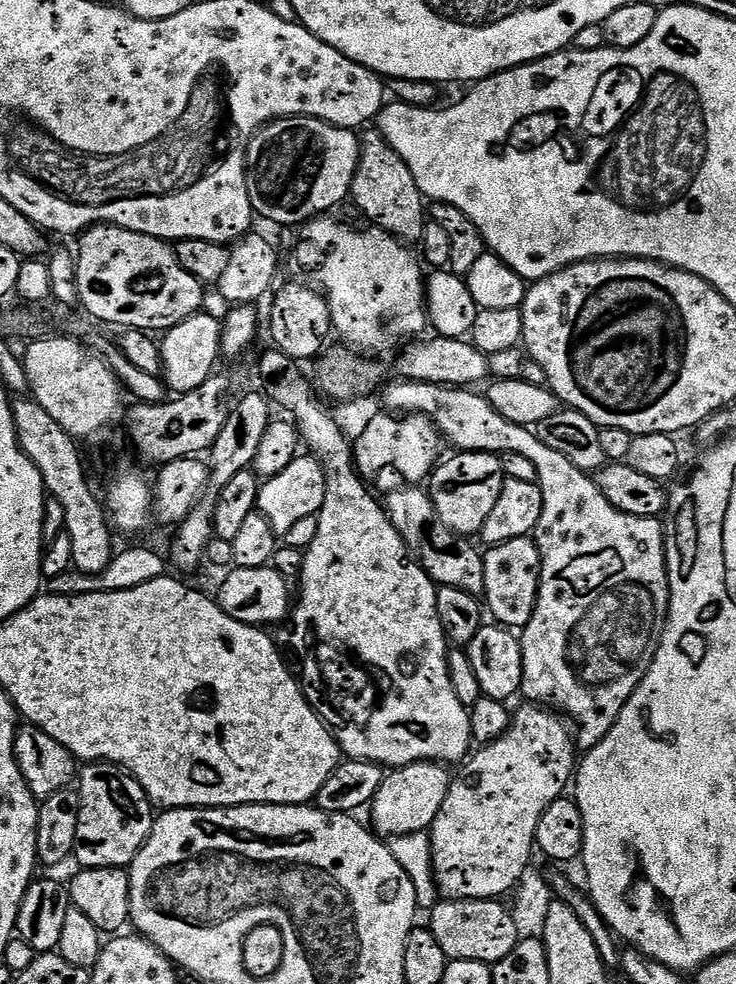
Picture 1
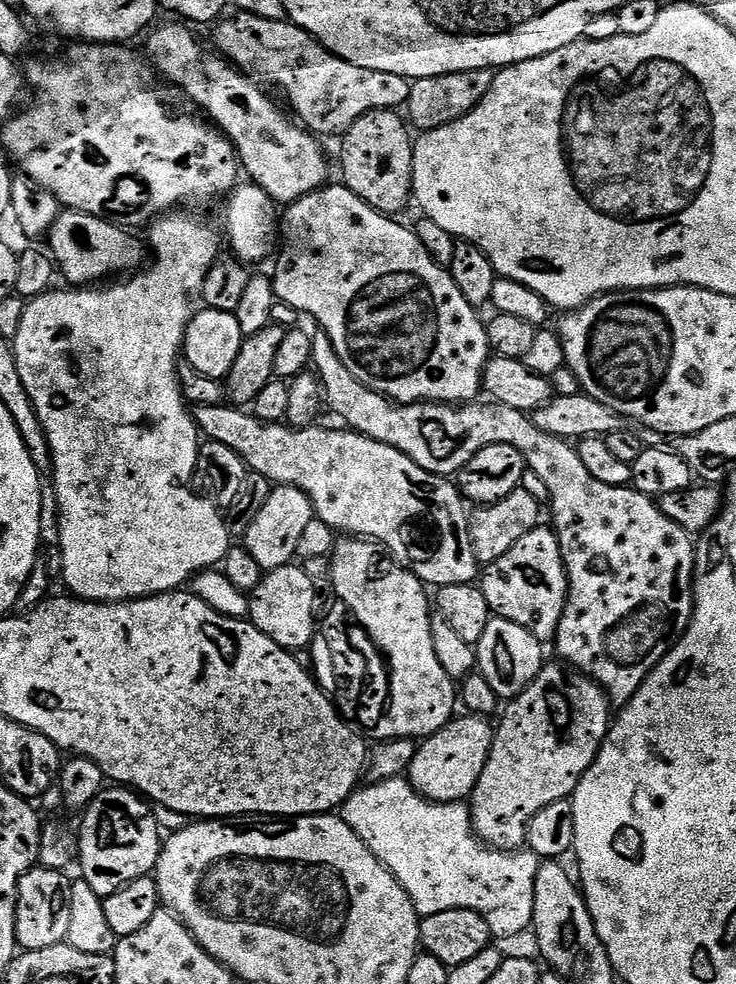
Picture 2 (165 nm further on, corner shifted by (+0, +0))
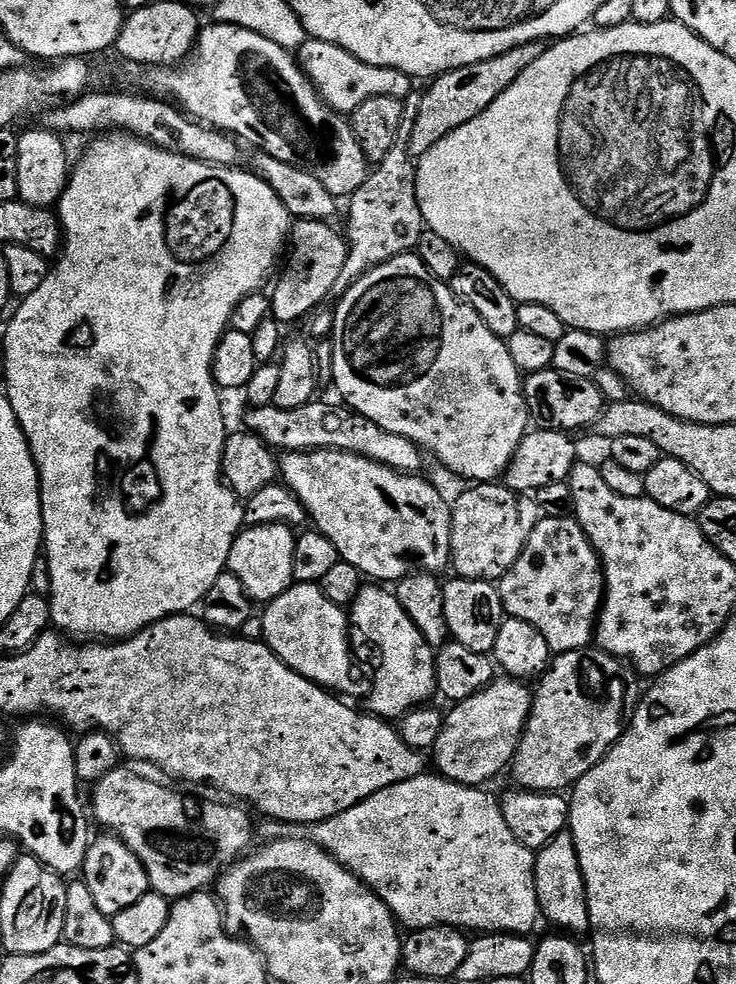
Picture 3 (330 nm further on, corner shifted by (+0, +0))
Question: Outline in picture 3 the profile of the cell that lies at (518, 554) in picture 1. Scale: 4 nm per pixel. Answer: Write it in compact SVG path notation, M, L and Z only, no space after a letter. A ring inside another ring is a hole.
M566 516L542 518L538 526L534 526L518 562L514 562L510 571L498 581L498 587L505 613L529 623L542 634L552 654L573 652L593 643L596 618L604 602L604 565L600 563L600 553L594 550L582 526L575 519Z

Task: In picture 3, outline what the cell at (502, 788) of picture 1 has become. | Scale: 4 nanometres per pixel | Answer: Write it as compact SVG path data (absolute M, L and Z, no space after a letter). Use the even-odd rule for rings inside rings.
M595 646L559 653L551 661L547 671L539 677L540 685L535 685L532 709L524 733L520 735L516 757L510 765L510 773L514 779L520 780L521 789L563 793L576 785L602 757L607 756L612 745L620 739L626 724L625 712L629 707L627 671L629 669L617 657Z

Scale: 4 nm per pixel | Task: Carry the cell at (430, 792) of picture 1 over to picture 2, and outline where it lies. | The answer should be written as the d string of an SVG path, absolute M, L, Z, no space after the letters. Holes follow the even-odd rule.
M457 715L445 728L427 737L417 747L414 762L410 762L406 779L425 799L443 804L467 801L474 786L478 786L478 778L482 778L486 758L490 758L494 728L483 716L463 715Z

